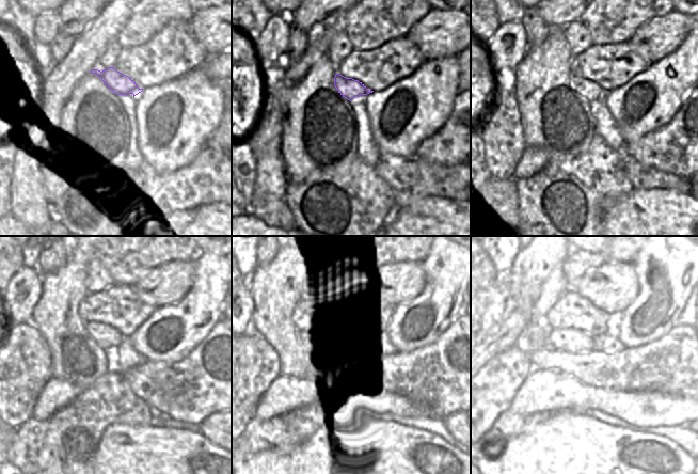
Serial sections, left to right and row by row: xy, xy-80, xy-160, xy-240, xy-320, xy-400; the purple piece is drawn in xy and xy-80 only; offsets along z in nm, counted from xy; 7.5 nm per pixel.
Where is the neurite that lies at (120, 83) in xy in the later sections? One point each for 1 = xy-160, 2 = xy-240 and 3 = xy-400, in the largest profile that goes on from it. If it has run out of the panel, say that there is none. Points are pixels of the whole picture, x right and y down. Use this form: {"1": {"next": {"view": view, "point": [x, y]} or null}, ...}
{"1": {"next": {"view": "xy-160", "point": [588, 90]}}, "2": {"next": {"view": "xy-240", "point": [108, 337]}}, "3": {"next": {"view": "xy-400", "point": [570, 341]}}}

